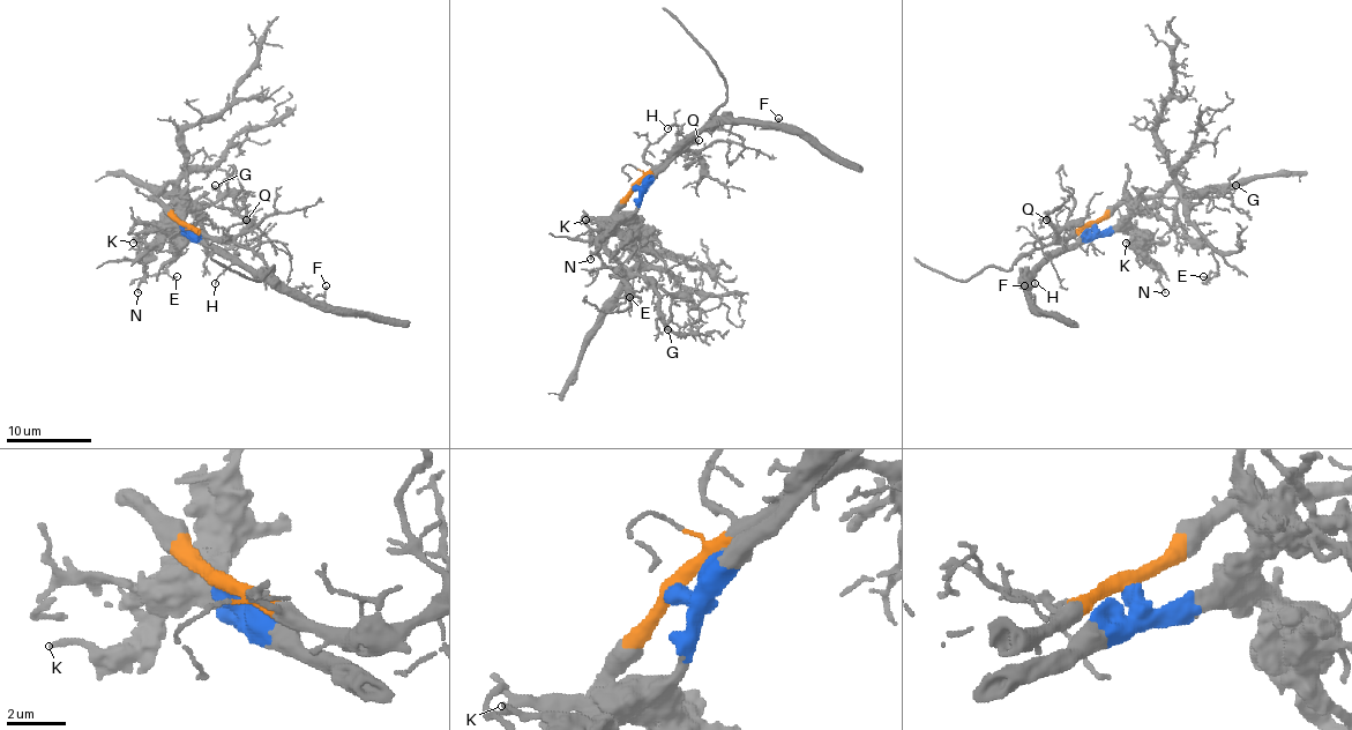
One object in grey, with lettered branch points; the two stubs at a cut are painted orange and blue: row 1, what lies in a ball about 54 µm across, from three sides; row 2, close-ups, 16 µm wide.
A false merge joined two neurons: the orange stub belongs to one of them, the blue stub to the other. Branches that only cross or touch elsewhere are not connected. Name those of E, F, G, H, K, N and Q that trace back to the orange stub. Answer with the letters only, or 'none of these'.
E, G, Q

